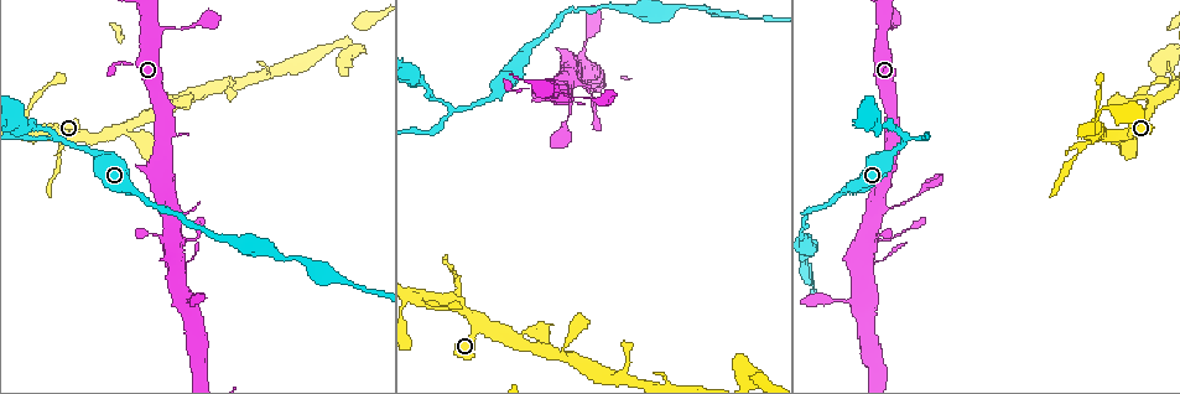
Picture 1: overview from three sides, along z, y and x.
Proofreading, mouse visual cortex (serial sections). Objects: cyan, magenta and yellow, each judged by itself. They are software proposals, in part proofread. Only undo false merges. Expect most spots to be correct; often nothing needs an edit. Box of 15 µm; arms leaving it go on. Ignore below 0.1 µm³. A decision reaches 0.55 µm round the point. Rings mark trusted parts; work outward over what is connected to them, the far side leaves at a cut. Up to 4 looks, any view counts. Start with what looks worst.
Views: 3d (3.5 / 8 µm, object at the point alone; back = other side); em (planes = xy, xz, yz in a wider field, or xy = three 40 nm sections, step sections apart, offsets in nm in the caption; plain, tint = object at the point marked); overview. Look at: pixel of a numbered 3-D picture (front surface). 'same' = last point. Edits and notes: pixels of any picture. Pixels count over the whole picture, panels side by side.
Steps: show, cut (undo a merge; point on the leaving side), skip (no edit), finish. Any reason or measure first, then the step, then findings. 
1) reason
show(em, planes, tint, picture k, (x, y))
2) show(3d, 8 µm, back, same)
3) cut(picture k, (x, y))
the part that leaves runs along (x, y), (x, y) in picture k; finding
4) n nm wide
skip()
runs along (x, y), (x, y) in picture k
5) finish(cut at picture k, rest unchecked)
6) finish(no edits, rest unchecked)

three-way junction
show(3d, 3.5 µm, picture 1, (56, 137))

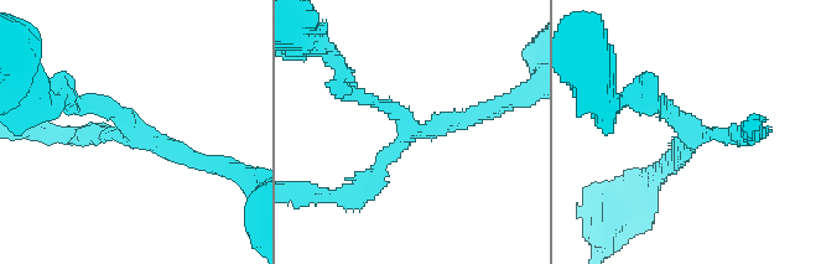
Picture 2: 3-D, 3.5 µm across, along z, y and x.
3 arms; arms of 150, 200, 200 nm
show(em, xy, step 2, tint, picture 2, (691, 133))

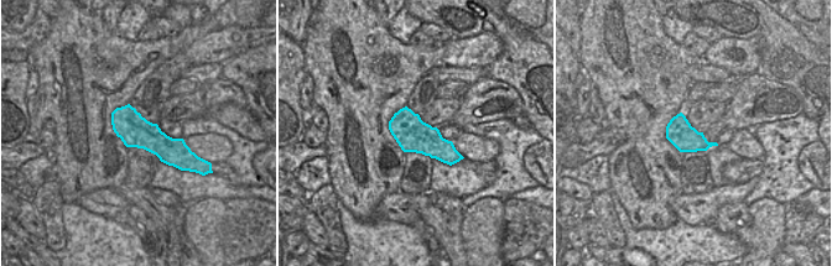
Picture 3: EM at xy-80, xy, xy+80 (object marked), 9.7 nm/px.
skip()
all the same cell

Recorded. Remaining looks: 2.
branch point
show(3d, 3.5 µm, picture 1, (182, 289))

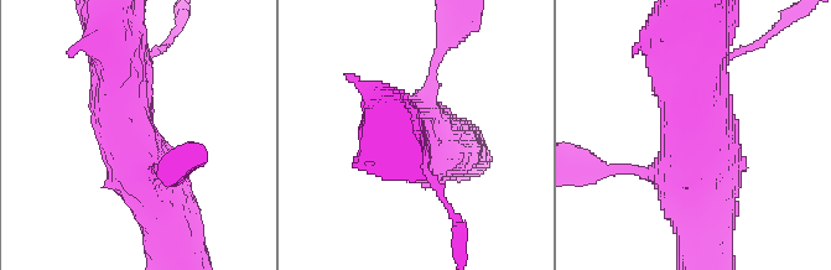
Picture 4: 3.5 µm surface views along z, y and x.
shape alone is not enough
show(em, xy, step 3, tint, picture 4, (716, 140))

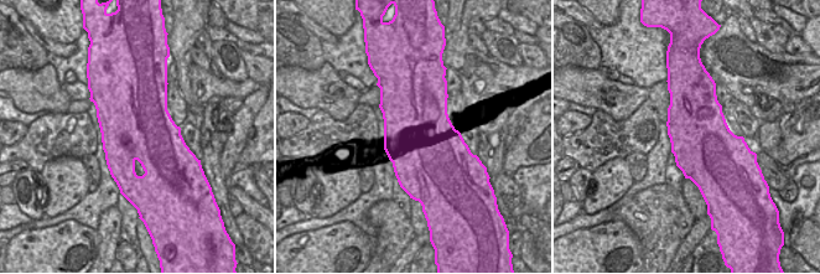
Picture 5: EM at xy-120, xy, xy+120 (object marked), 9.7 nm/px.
skip()
runs along (117, 68), (166, 213) in picture 4; one cell here

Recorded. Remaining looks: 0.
finish(no edits, rest unchecked)

